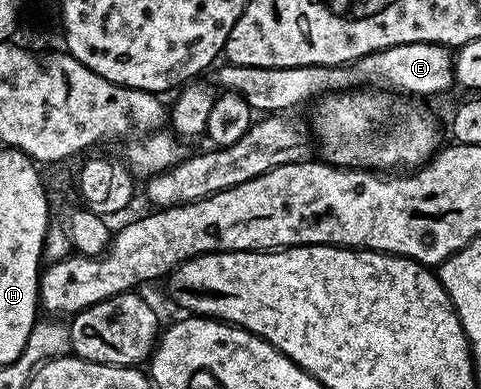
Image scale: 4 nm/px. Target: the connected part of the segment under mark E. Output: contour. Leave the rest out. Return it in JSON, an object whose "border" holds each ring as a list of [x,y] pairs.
{"border":[[[408,43],[388,47],[350,61],[347,65],[248,67],[222,63],[213,70],[213,73],[213,84],[219,90],[239,93],[250,108],[262,115],[282,115],[290,111],[286,109],[294,109],[312,97],[318,99],[323,95],[353,91],[363,87],[373,87],[378,91],[395,91],[397,94],[419,99],[418,97],[434,97],[437,93],[444,92],[449,85],[455,84],[451,50],[445,45],[436,43]]]}

